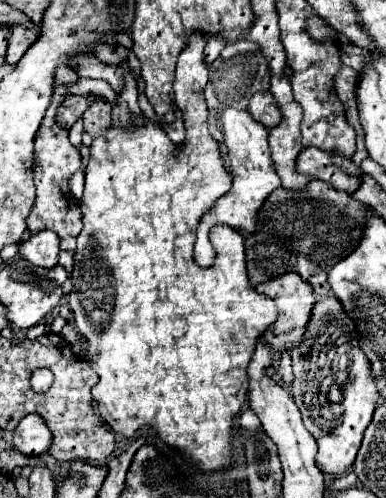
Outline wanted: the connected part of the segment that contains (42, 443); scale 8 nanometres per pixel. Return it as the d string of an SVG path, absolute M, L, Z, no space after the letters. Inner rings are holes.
M28 415L14 429L14 449L24 455L46 453L50 441L52 441L52 433L44 425L42 417Z

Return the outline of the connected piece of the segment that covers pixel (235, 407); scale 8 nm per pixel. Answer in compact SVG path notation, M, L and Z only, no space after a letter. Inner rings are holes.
M194 33L188 41L188 47L180 53L178 57L178 67L176 67L176 81L174 81L174 95L176 95L176 105L184 113L184 127L186 127L186 143L182 147L174 147L174 143L164 135L164 131L154 125L152 121L146 119L144 127L136 127L132 131L122 131L122 129L108 129L104 131L98 139L94 139L92 149L90 149L90 161L86 167L86 187L84 195L80 199L80 209L82 209L82 221L84 229L78 237L78 249L74 255L74 269L72 269L72 291L68 295L68 307L74 313L74 325L78 333L88 341L88 351L86 351L86 361L92 365L92 369L98 375L98 383L92 387L92 399L98 405L100 417L120 435L126 439L134 439L140 427L152 427L156 435L172 449L188 455L194 465L200 467L204 473L214 473L214 471L224 471L230 469L236 461L232 455L232 429L234 429L234 417L242 411L242 407L248 401L248 375L246 367L252 359L252 353L256 349L258 339L264 335L268 327L276 323L278 309L276 303L270 297L264 297L256 293L256 289L250 285L248 275L246 275L246 259L244 259L244 237L232 229L212 229L212 245L216 245L218 257L216 265L212 269L200 269L192 261L194 253L194 241L196 241L196 229L204 213L222 197L230 191L232 185L232 175L226 171L226 165L220 155L220 145L218 141L210 135L208 131L208 109L206 109L206 99L204 99L204 87L208 83L208 65L204 65L204 45L206 37L200 33ZM174 149L178 149L178 157L174 157Z

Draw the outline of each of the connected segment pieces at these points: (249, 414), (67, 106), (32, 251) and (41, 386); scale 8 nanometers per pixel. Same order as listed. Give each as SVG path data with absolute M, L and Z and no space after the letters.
M246 408L238 416L238 424L245 428L249 432L255 432L257 430L262 430L260 420L257 415L250 409Z
M86 95L86 97L68 97L64 103L62 103L62 107L58 109L58 113L56 113L56 123L60 125L60 127L66 127L66 129L70 129L78 119L82 119L82 115L84 115L84 111L92 105L92 101L96 99L96 97L100 97L100 95Z
M38 233L20 245L20 255L36 267L52 269L58 265L60 253L60 237L56 233Z
M38 369L38 371L34 371L34 373L32 373L32 379L30 379L32 389L38 391L38 393L48 391L48 387L52 385L52 381L54 381L54 375L52 375L52 371L48 371L48 369Z

